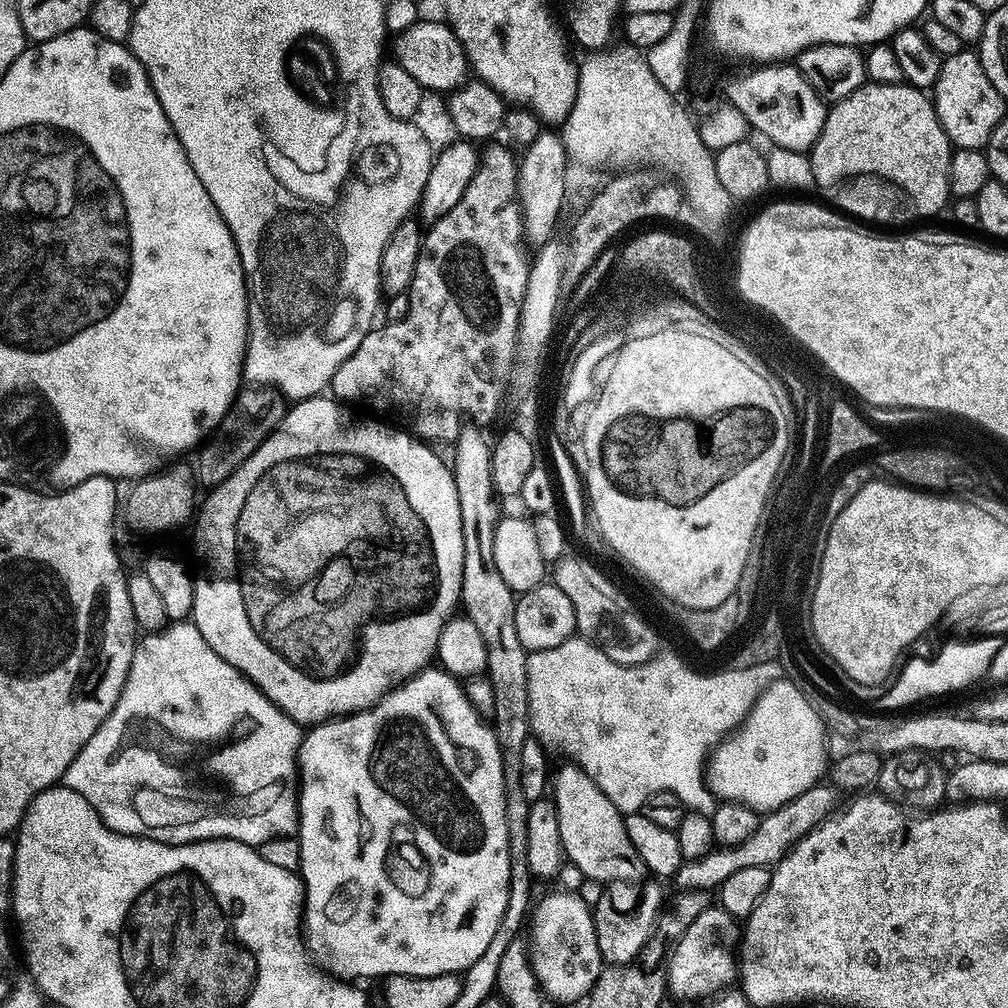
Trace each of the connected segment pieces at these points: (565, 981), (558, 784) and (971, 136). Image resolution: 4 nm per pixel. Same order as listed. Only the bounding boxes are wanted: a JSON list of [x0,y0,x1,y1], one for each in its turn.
[[532,896,602,1000],[550,762,645,882],[934,50,1006,149]]

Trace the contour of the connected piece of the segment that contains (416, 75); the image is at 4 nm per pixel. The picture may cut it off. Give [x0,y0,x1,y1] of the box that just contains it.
[395,22,470,94]

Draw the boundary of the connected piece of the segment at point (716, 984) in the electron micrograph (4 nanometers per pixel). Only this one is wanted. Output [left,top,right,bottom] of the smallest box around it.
[666,906,738,998]

